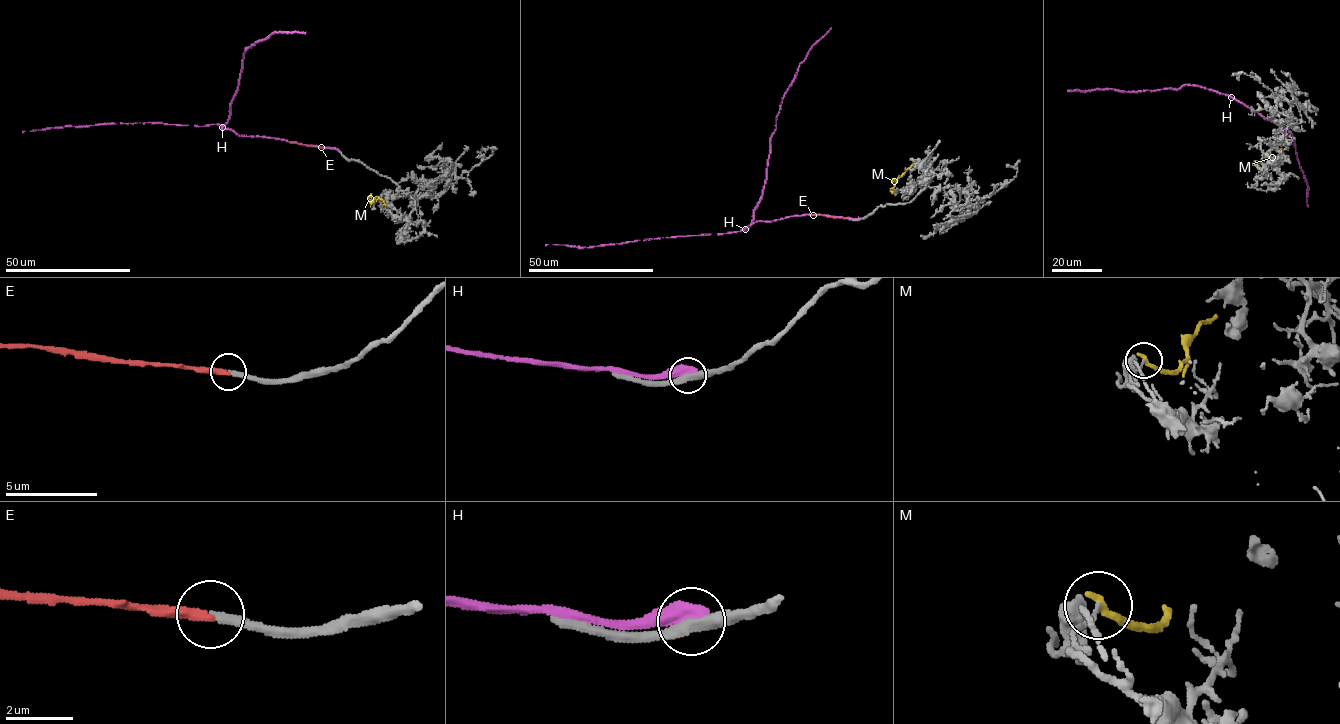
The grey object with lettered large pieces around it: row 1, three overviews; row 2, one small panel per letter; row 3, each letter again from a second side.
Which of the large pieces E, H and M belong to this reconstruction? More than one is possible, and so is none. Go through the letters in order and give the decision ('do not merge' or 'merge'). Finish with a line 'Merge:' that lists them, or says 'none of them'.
E: merge
H: do not merge
M: do not merge
Merge: E

